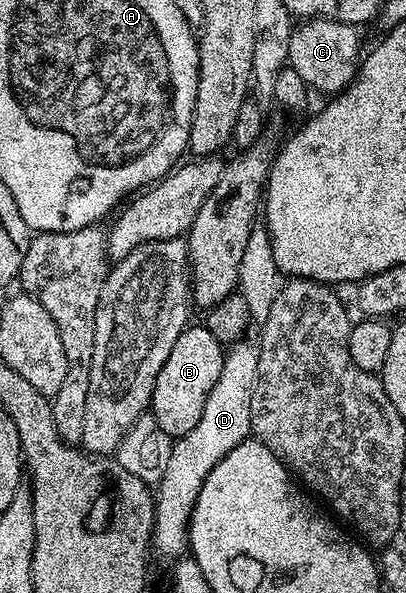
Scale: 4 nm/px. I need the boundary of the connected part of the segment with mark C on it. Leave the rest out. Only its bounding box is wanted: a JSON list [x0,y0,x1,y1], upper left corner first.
[287,17,362,97]

